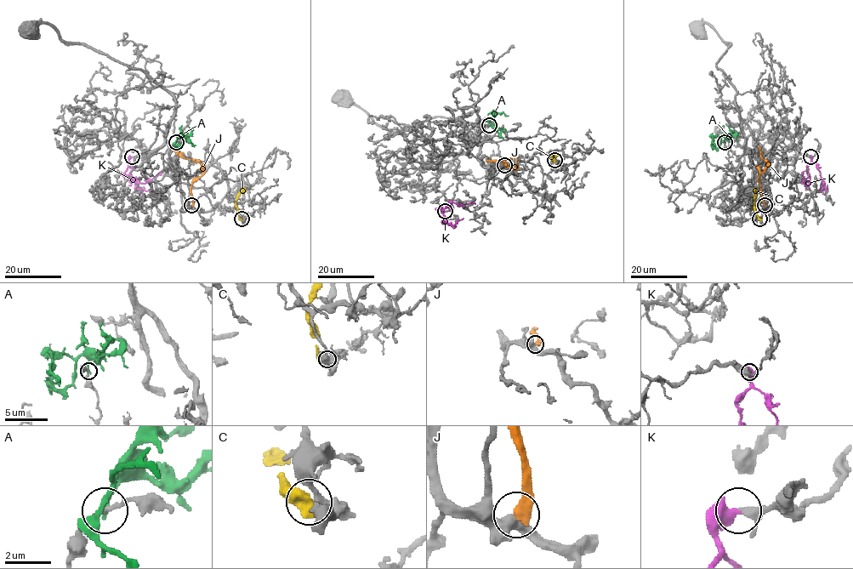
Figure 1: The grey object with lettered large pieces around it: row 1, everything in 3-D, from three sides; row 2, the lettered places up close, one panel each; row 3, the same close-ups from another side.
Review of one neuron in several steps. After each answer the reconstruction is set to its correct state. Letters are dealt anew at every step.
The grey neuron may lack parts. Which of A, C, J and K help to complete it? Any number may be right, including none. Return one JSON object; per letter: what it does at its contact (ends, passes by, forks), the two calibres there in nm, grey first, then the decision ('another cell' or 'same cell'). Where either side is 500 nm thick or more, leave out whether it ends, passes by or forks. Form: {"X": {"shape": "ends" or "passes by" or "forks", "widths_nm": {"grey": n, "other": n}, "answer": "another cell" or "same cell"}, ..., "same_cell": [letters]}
{"A": {"shape": "ends", "widths_nm": {"grey": 170, "other": 170}, "answer": "another cell"}, "C": {"widths_nm": {"grey": 280, "other": 600}, "answer": "another cell"}, "J": {"shape": "ends", "widths_nm": {"grey": 440, "other": 480}, "answer": "another cell"}, "K": {"shape": "ends", "widths_nm": {"grey": 240, "other": 440}, "answer": "same cell"}, "same_cell": ["K"]}

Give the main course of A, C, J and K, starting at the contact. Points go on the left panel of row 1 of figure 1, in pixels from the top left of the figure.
A: (176, 141), (178, 137), (184, 137), (195, 146)
C: (241, 219), (235, 200), (246, 190)
J: (191, 205), (190, 184), (202, 174), (203, 167), (199, 162), (183, 157), (176, 145)
K: (131, 156), (125, 174), (139, 182), (148, 182), (162, 171)

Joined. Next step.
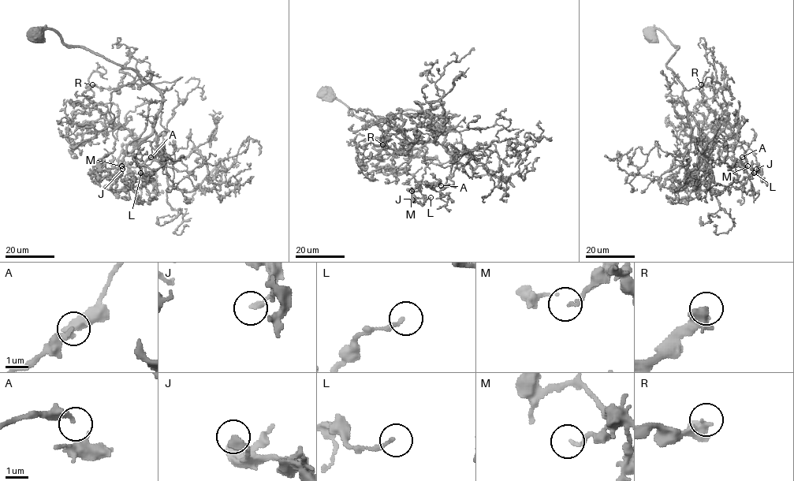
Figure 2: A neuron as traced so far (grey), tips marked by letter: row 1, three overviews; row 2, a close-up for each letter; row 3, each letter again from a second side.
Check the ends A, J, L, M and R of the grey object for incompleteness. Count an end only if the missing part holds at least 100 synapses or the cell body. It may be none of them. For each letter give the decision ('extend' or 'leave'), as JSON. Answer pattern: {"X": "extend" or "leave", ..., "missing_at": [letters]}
{"A": "leave", "J": "leave", "L": "leave", "M": "leave", "R": "extend", "missing_at": ["R"]}

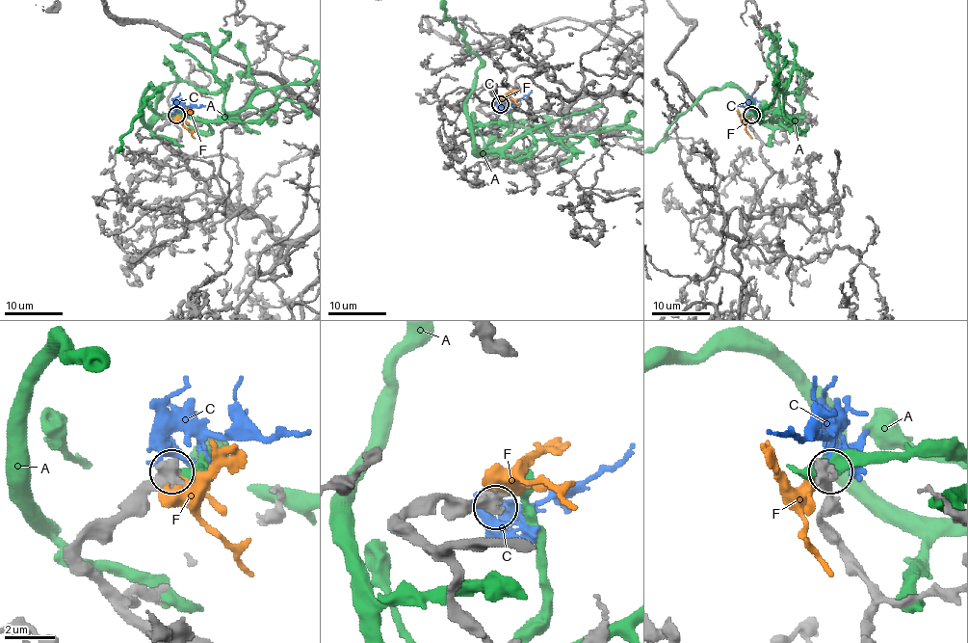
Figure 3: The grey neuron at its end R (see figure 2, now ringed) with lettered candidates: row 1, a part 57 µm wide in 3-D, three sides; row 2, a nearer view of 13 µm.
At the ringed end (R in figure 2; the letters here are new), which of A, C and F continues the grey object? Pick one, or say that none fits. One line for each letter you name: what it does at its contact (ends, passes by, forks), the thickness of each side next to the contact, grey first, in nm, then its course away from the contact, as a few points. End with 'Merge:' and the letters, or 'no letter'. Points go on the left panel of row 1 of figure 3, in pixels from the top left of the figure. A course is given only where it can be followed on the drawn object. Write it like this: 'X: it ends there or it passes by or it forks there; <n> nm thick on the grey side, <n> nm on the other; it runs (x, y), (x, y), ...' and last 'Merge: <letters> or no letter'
Merge: no letter

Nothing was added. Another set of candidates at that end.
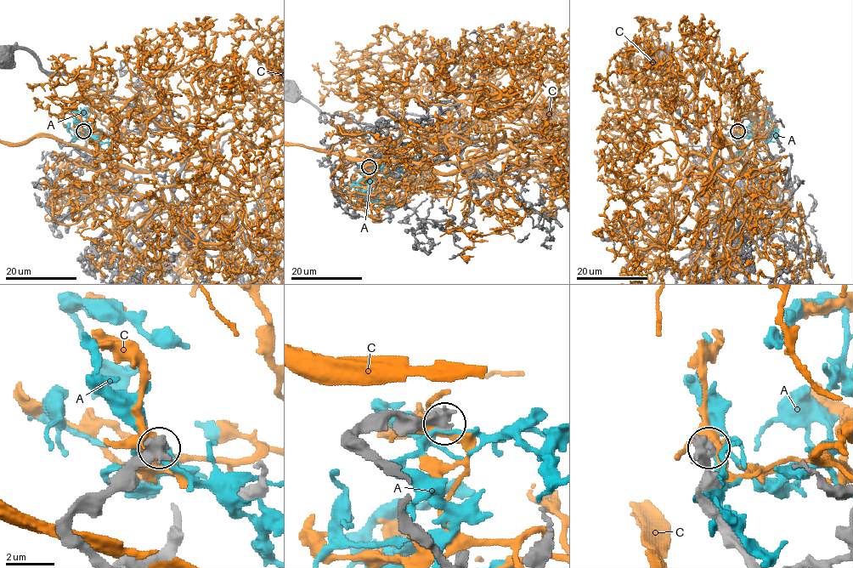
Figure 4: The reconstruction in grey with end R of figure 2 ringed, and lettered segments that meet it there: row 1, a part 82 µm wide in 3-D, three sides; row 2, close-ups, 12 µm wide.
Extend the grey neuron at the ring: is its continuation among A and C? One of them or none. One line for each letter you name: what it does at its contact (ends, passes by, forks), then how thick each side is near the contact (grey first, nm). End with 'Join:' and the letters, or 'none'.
Join: none

